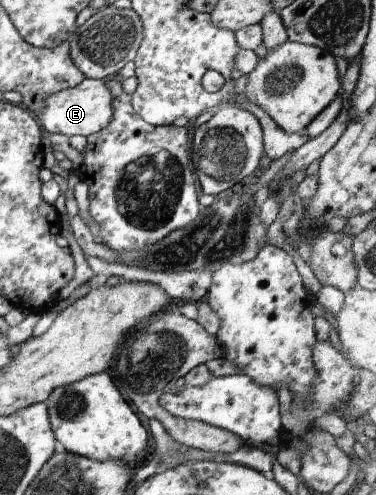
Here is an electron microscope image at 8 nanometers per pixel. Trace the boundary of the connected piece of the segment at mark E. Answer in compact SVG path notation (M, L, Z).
M86 78L77 87L55 92L45 101L45 107L38 113L40 125L46 133L90 136L107 128L114 119L114 95L106 83L107 79Z

